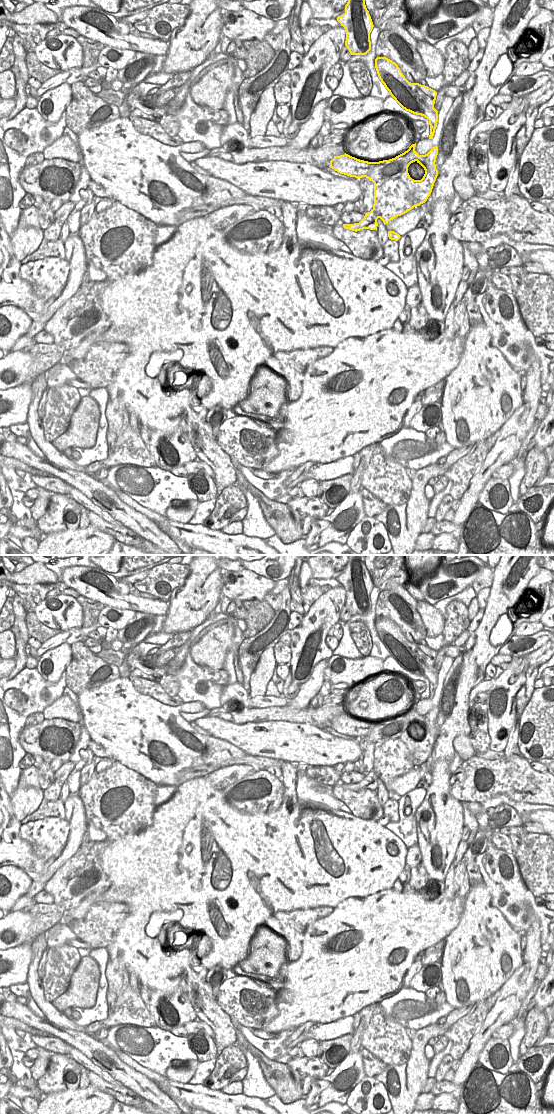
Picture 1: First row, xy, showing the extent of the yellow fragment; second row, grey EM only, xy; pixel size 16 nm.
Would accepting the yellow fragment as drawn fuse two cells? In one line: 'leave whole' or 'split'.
split

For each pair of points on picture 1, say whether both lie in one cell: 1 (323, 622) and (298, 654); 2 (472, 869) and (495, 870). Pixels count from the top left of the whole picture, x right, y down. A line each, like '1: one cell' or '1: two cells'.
1: one cell
2: two cells

